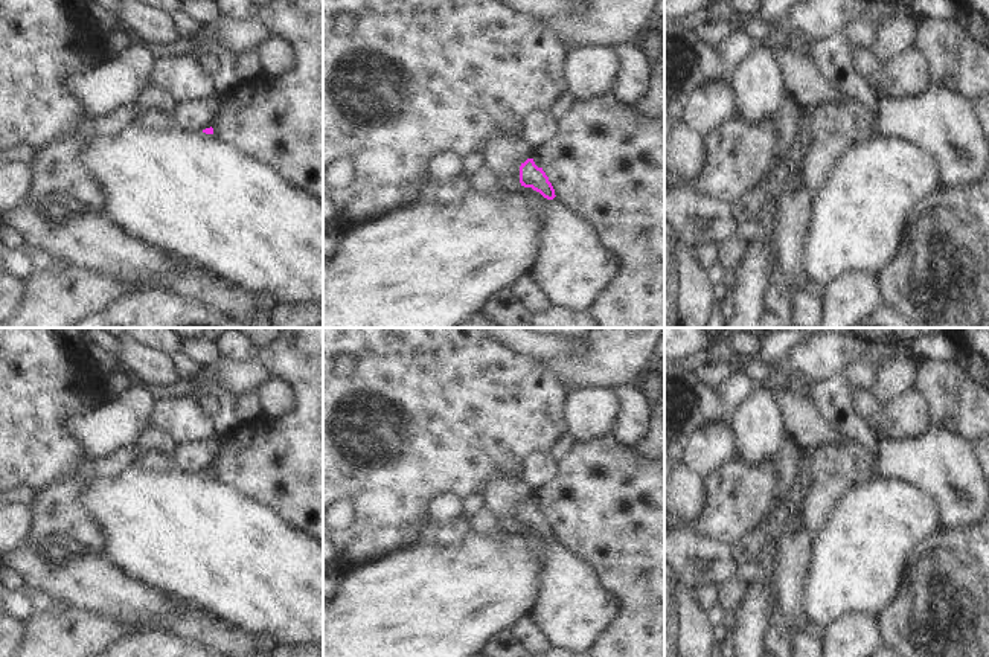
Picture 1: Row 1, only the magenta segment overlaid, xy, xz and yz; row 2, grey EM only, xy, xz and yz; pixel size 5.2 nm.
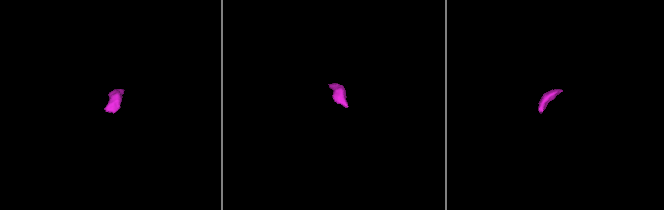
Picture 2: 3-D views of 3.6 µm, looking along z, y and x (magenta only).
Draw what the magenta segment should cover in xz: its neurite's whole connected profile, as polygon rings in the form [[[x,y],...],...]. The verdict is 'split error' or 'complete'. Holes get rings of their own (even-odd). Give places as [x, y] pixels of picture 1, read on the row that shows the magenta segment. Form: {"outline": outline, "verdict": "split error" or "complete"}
{"outline": [[[533,159],[521,163],[520,183],[549,200],[533,279],[553,305],[590,312],[619,276],[619,258],[582,215],[555,195],[549,177]]], "verdict": "split error"}

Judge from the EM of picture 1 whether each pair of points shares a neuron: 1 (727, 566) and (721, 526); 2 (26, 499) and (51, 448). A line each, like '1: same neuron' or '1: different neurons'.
1: different neurons
2: different neurons

